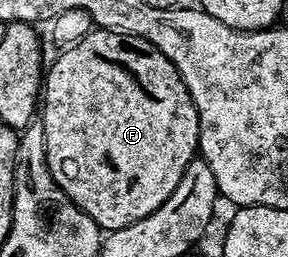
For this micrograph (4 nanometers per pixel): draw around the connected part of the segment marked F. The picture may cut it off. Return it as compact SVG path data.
M92 30L80 42L70 44L67 52L62 52L54 60L54 65L47 67L44 72L44 95L40 100L40 123L44 126L44 134L46 135L46 165L48 170L54 176L54 181L60 186L60 190L64 190L64 194L68 194L68 198L78 208L84 210L84 214L88 214L88 218L92 218L92 222L96 222L99 228L106 232L115 232L124 226L128 226L132 222L140 222L140 218L148 218L148 214L152 214L152 210L156 210L168 198L168 194L172 194L172 190L176 190L176 186L180 182L180 178L184 178L184 170L189 166L190 161L195 159L198 152L198 111L192 102L192 98L188 94L188 90L184 86L184 82L180 78L180 74L176 70L176 66L172 66L172 62L168 62L168 58L164 58L164 54L160 54L160 50L156 46L152 46L152 42L148 42L139 36L132 34L120 34L119 32L108 32L105 30Z

